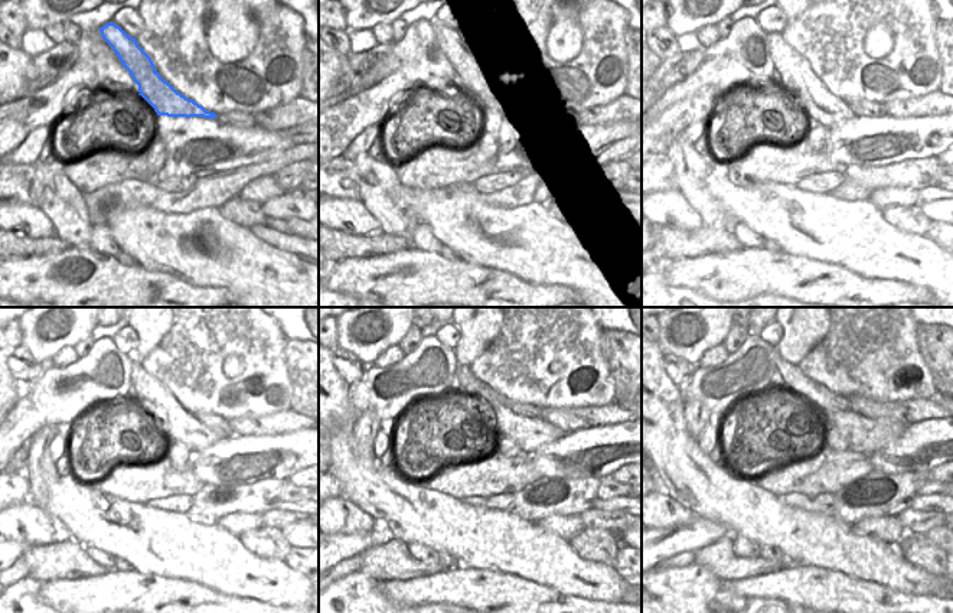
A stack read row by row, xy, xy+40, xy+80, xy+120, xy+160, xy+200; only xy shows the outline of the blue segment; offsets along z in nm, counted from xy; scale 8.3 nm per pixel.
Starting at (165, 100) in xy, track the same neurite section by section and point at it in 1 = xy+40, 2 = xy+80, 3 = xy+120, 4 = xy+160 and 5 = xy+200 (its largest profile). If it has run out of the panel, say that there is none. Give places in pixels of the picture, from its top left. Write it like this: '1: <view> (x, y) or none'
1: xy+40 (490, 98)
2: xy+80 (823, 107)
3: xy+120 (180, 426)
4: xy+160 (529, 433)
5: xy+200 (865, 434)

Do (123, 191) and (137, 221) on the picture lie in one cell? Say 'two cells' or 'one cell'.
two cells

